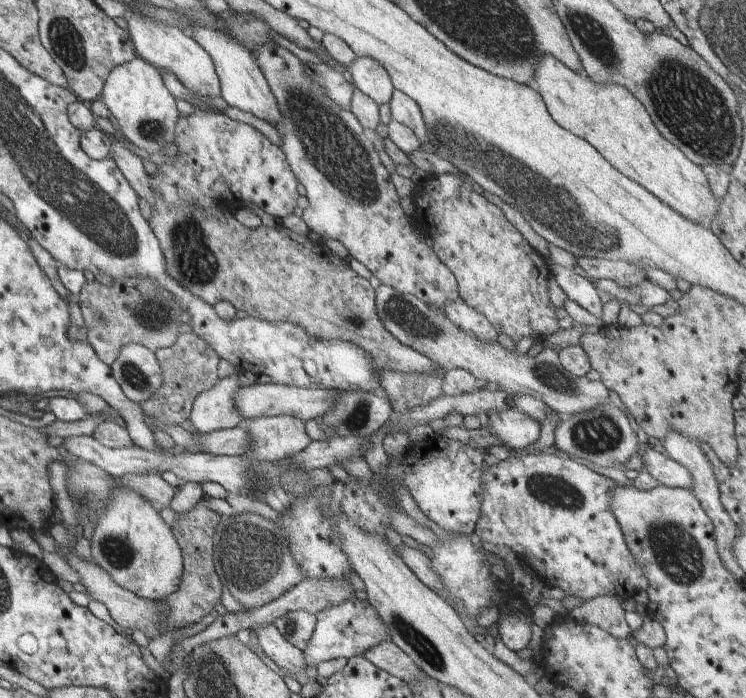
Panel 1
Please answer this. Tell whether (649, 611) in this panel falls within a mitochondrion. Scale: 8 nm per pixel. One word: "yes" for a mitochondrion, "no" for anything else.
no

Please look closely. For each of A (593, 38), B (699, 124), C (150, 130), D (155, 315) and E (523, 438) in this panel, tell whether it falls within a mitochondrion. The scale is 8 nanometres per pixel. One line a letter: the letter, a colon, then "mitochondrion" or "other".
A: mitochondrion
B: mitochondrion
C: mitochondrion
D: mitochondrion
E: other

